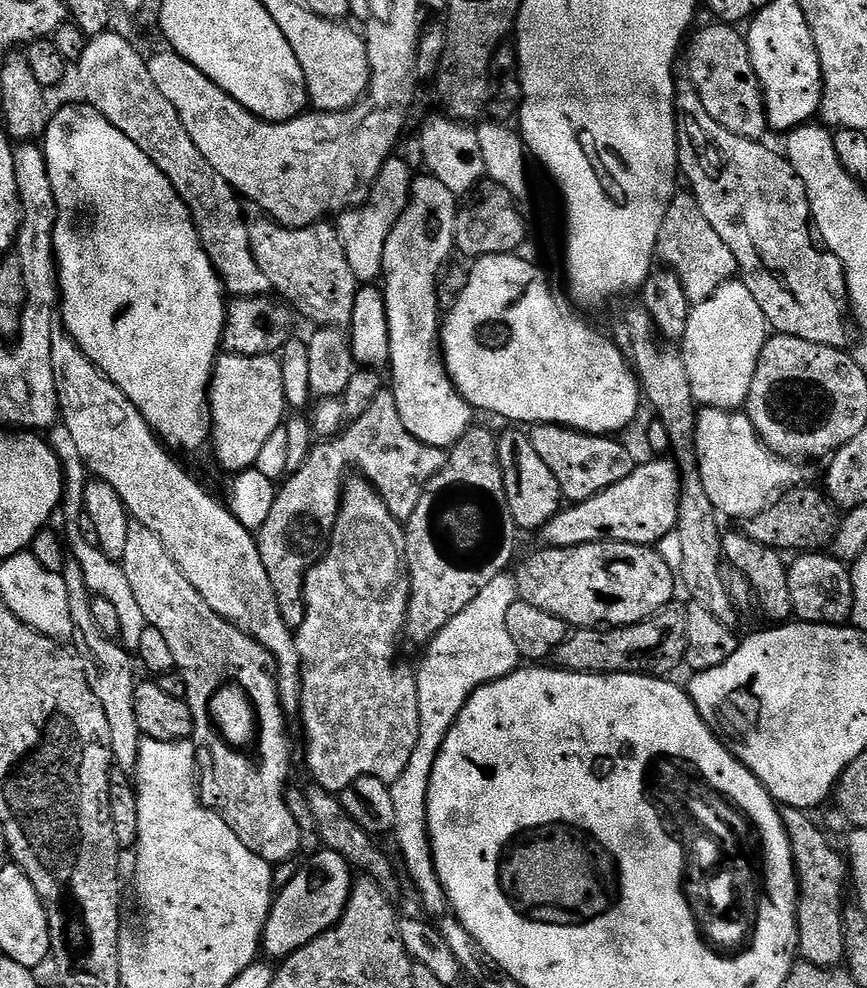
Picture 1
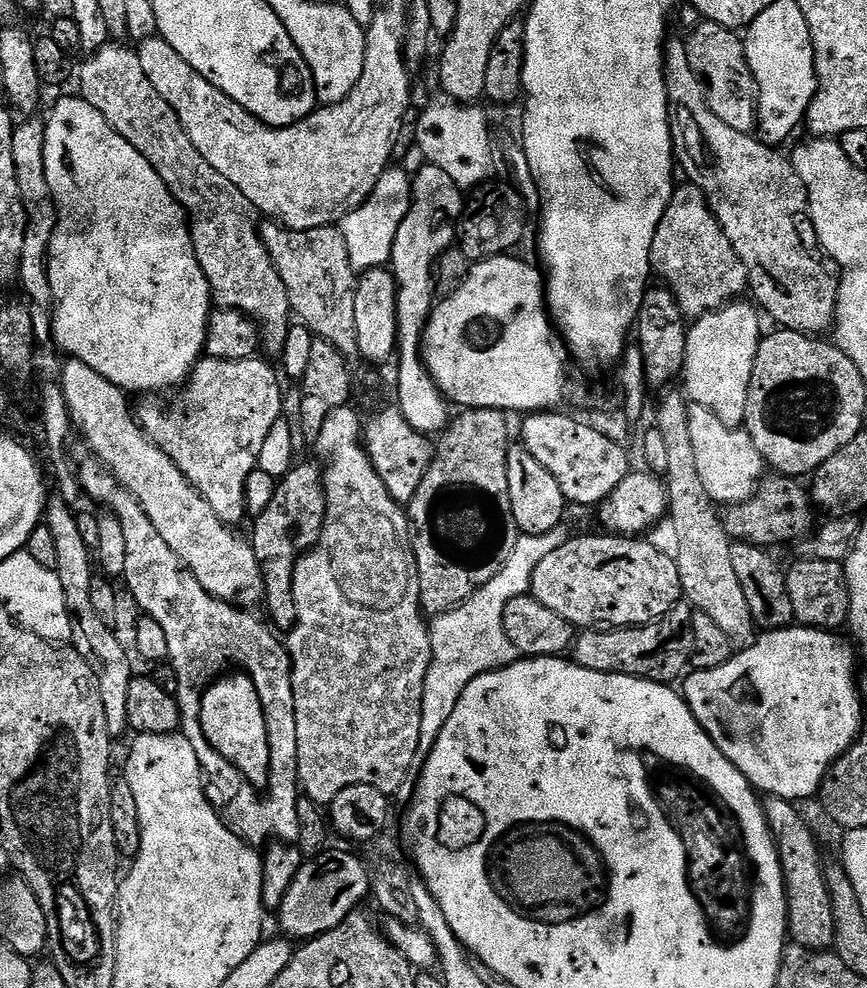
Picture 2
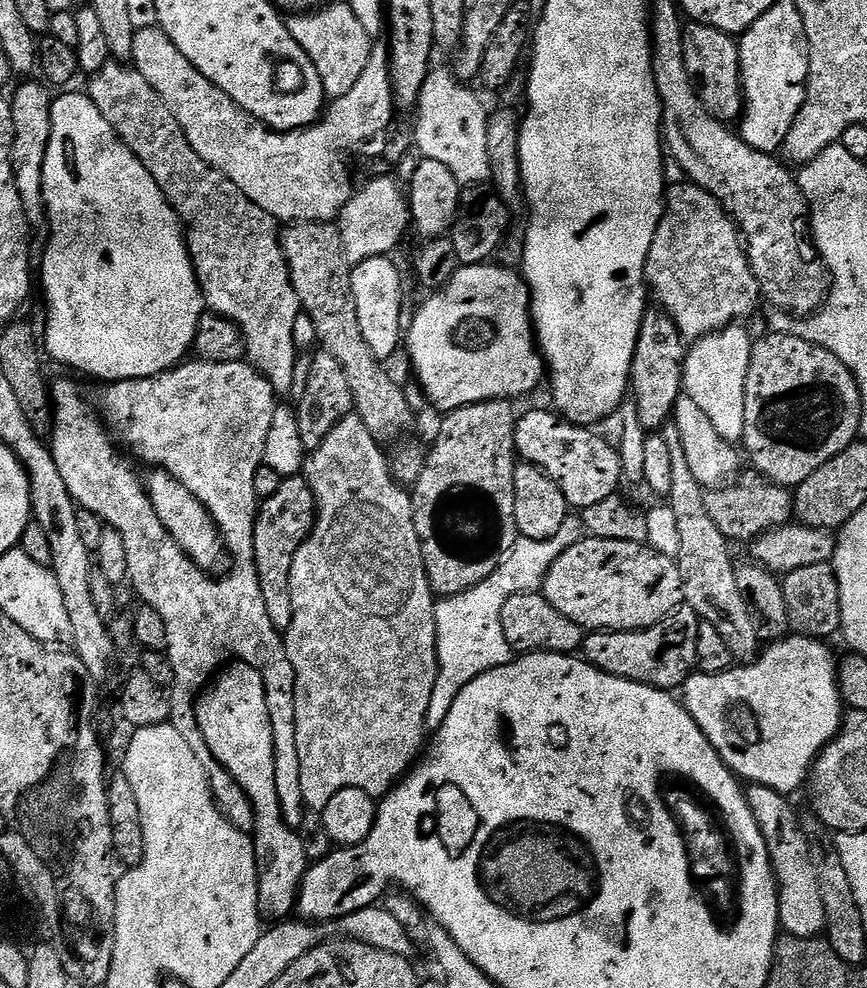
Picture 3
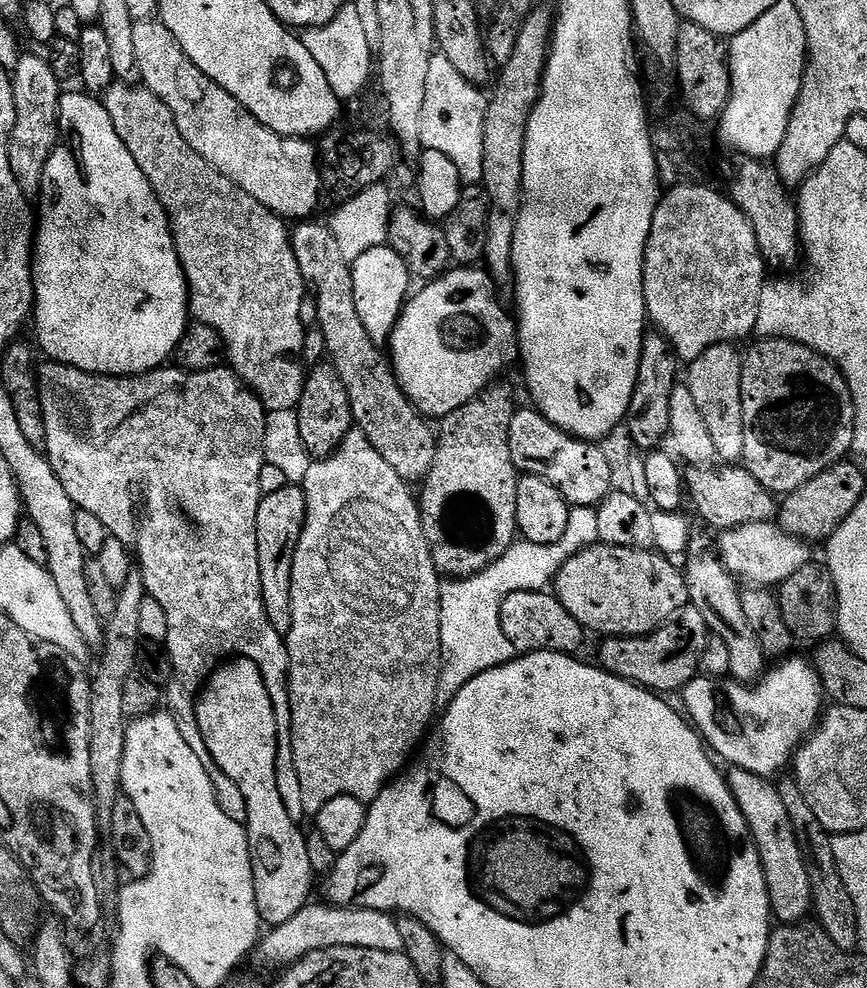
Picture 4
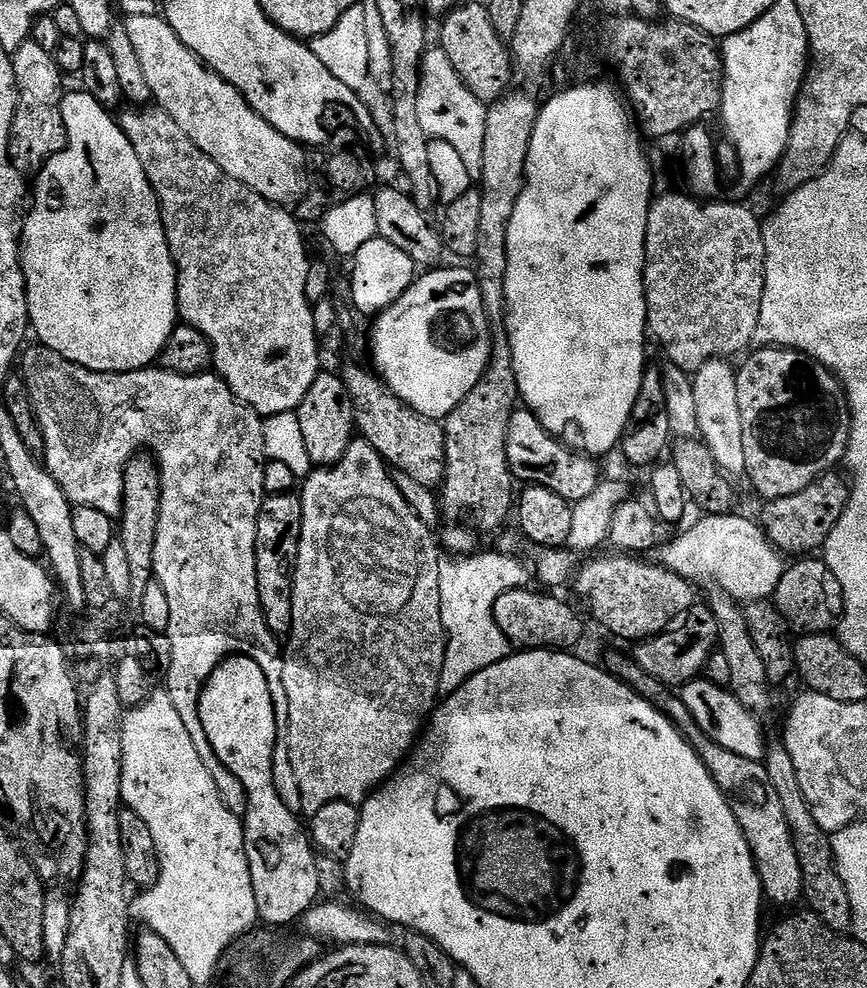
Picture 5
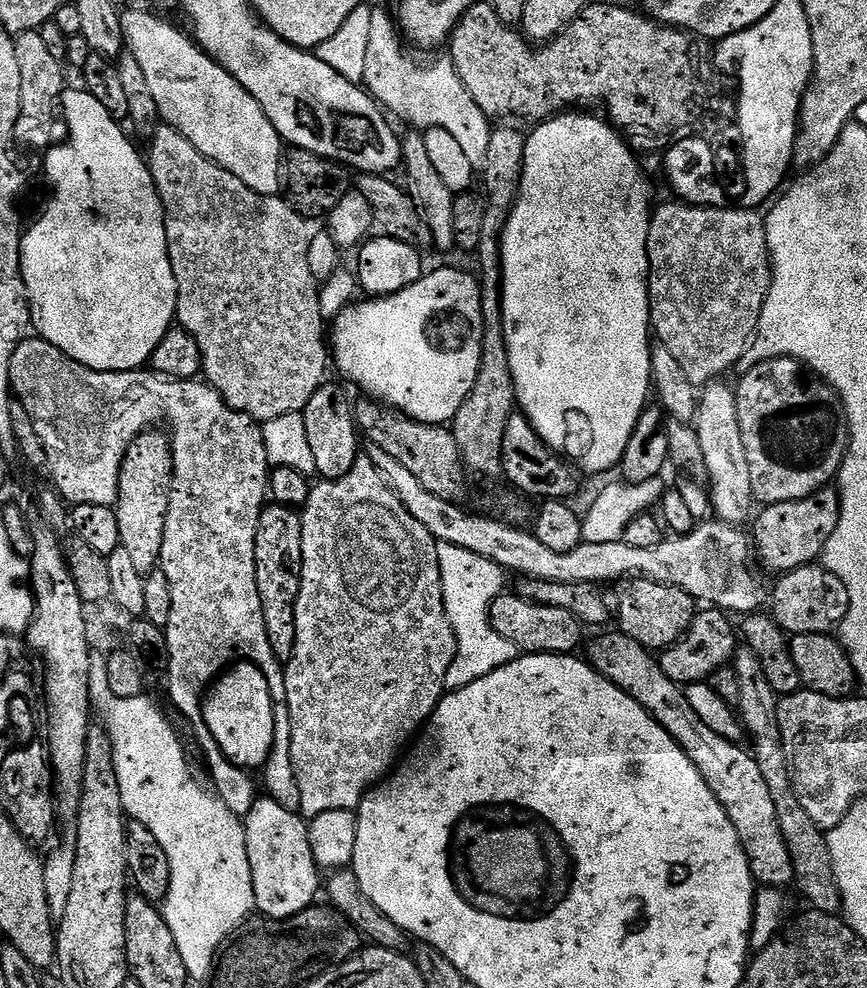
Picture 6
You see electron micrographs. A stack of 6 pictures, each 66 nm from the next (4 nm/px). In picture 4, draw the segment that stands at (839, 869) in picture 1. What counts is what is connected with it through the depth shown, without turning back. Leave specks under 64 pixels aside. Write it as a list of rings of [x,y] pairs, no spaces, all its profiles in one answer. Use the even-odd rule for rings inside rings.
[[[729,767],[726,779],[728,788],[734,794],[734,802],[738,802],[738,810],[742,810],[748,828],[752,831],[766,878],[773,917],[781,925],[807,921],[812,912],[810,874],[794,834],[790,814],[786,814],[786,806],[782,806],[779,787],[771,779],[750,774],[750,770],[741,768]]]

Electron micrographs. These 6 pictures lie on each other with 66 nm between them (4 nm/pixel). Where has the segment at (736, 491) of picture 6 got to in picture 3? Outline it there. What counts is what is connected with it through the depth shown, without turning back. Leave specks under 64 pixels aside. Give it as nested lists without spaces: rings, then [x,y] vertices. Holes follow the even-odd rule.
[[[739,323],[731,324],[695,341],[684,357],[683,395],[694,398],[696,405],[710,417],[714,430],[724,440],[743,441],[746,430],[746,374],[754,336]]]

